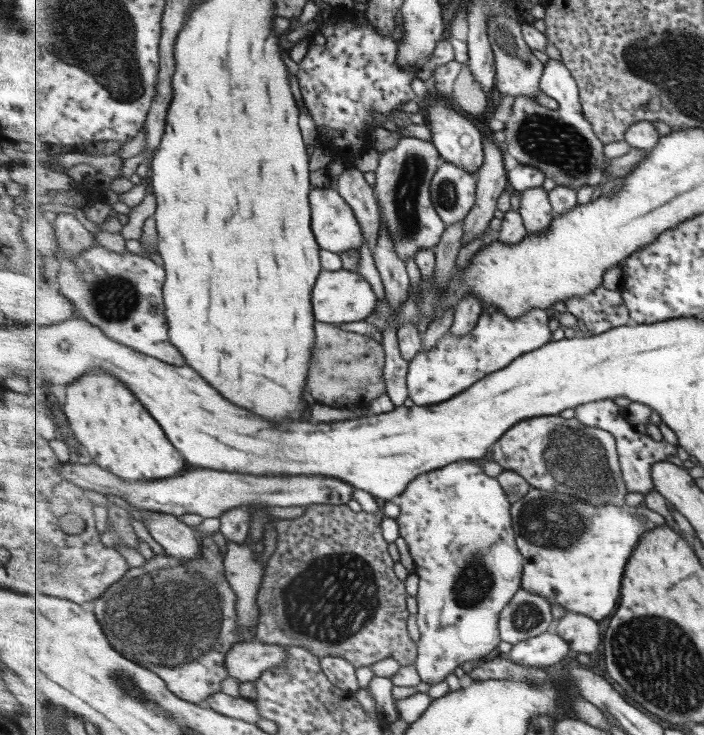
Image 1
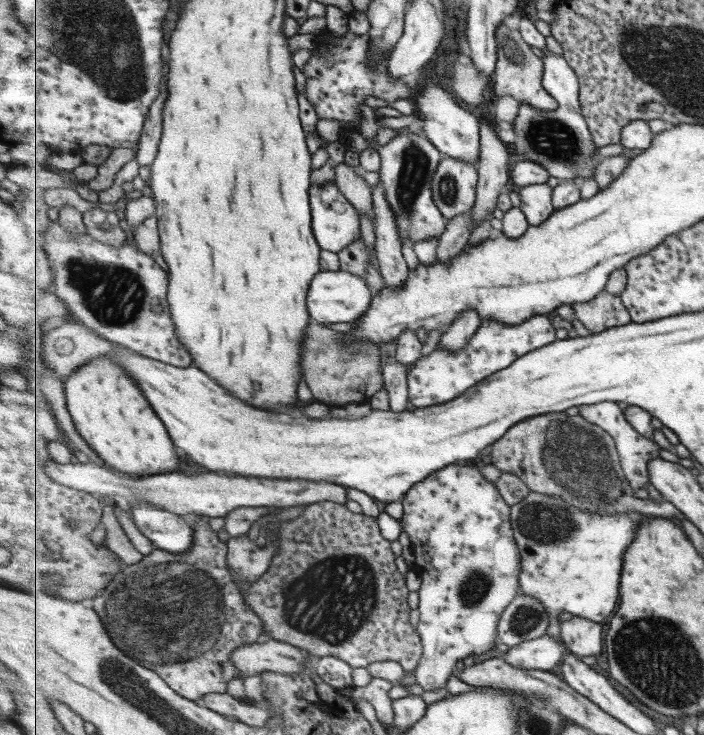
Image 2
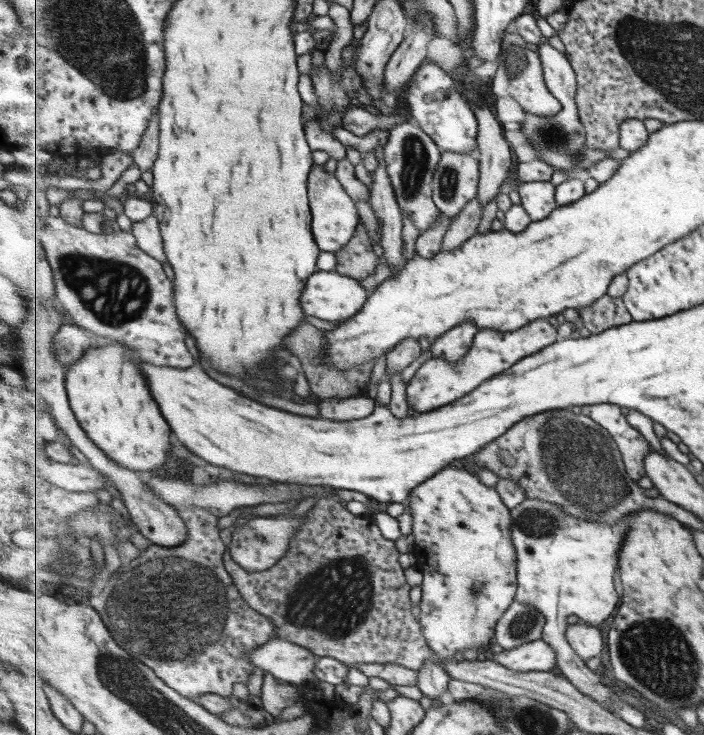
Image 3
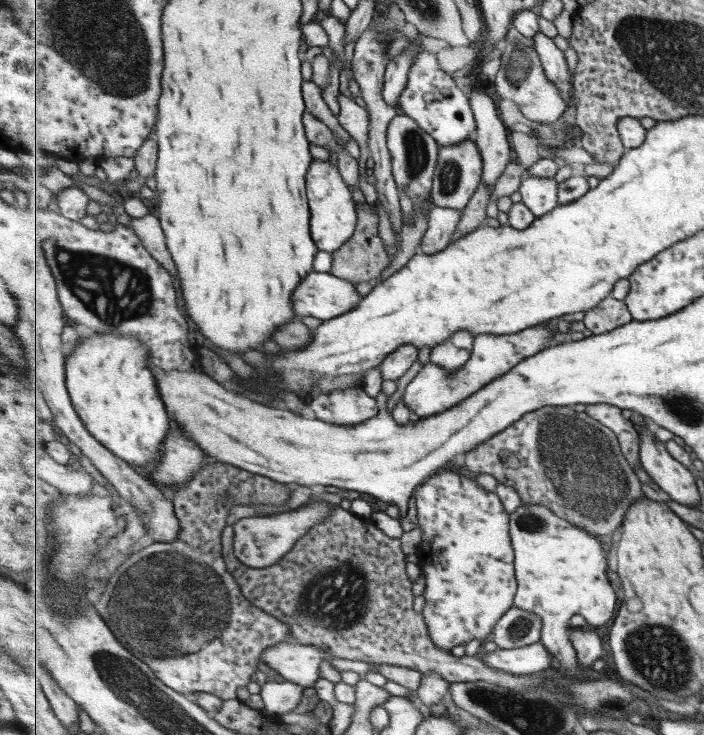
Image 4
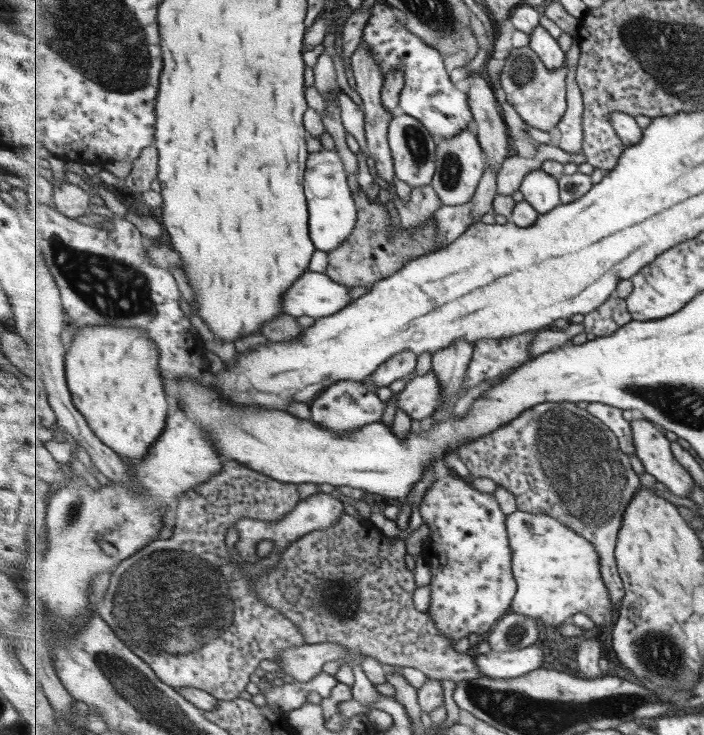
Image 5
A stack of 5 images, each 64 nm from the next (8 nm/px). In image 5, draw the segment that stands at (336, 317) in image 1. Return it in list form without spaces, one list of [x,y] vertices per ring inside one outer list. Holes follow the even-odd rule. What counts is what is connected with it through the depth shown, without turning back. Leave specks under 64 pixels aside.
[[[309,270],[284,294],[283,310],[293,317],[321,319],[341,313],[353,301],[345,283]]]

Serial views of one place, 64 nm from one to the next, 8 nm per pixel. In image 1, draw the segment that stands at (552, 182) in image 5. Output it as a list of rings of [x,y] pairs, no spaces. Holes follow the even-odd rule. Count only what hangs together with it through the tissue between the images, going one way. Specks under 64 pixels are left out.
[[[537,186],[537,188],[525,190],[520,196],[522,197],[520,212],[525,220],[528,234],[547,232],[555,220],[555,212],[549,200],[549,191]]]

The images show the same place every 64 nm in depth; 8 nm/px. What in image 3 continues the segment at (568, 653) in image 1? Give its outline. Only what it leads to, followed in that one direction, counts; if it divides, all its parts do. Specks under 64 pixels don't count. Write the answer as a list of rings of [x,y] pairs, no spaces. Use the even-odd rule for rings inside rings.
[[[539,639],[493,654],[495,661],[515,671],[547,672],[558,666],[557,651],[545,639]]]

